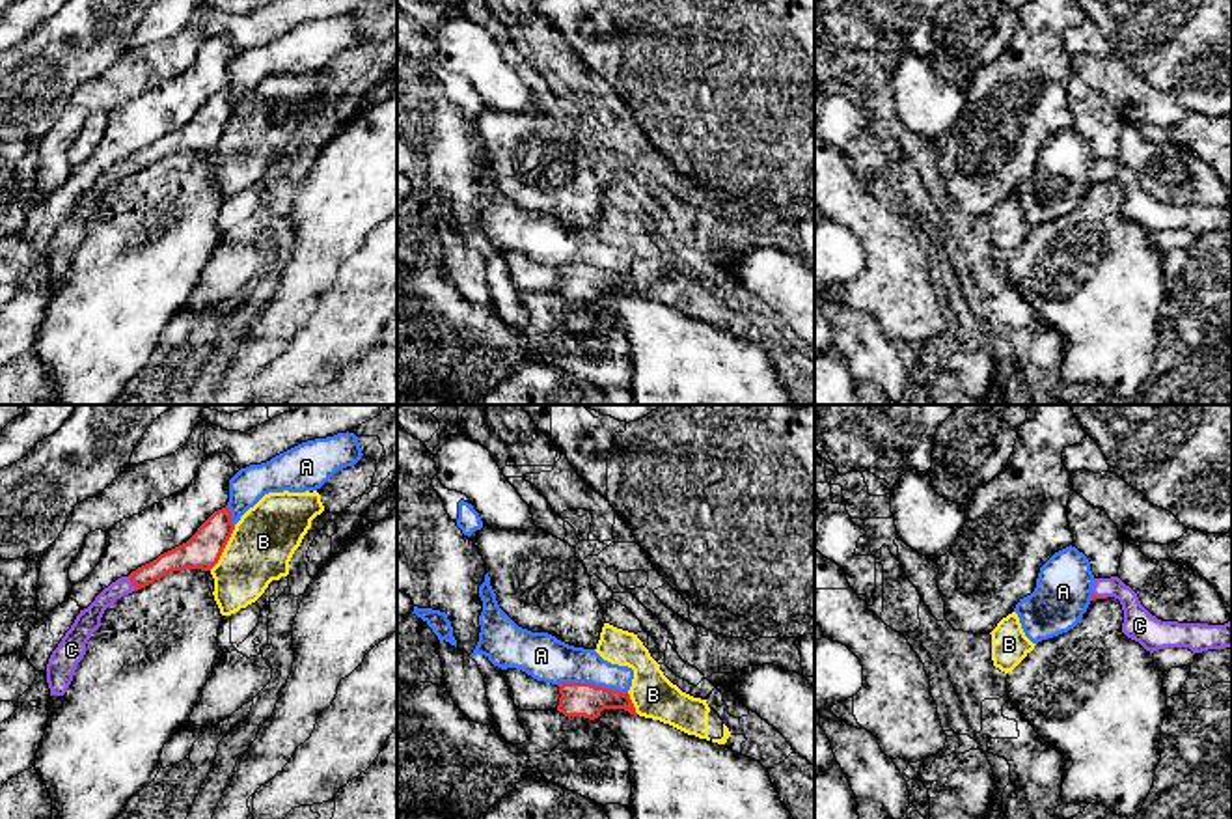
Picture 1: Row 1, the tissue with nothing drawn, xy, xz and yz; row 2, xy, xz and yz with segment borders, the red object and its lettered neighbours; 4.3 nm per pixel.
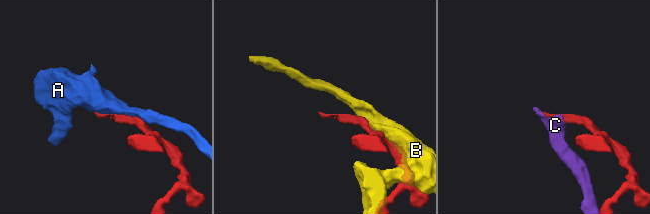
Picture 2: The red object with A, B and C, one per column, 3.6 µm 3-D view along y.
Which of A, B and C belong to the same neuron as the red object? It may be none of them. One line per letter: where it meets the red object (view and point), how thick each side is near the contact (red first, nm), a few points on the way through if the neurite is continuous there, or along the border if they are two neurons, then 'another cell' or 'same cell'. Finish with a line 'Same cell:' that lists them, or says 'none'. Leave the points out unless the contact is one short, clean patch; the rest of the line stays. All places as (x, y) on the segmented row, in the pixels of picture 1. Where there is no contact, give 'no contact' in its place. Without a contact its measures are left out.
A: contact xz (593, 685); calibres 150 and 200 nm; another cell
B: contact xy (224, 547); calibres 160 and 280 nm; another cell
C: contact xy (133, 584); calibres 110 and 100 nm; same cell
Same cell: C

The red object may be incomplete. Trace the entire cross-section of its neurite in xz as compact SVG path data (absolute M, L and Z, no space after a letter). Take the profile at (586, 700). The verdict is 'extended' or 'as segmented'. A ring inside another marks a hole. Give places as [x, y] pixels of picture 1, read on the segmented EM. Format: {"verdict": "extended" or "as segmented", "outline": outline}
{"verdict": "as segmented", "outline": "M563 683L557 711L565 716L595 720L604 709L624 709L637 715L628 692L595 687L591 683Z"}

